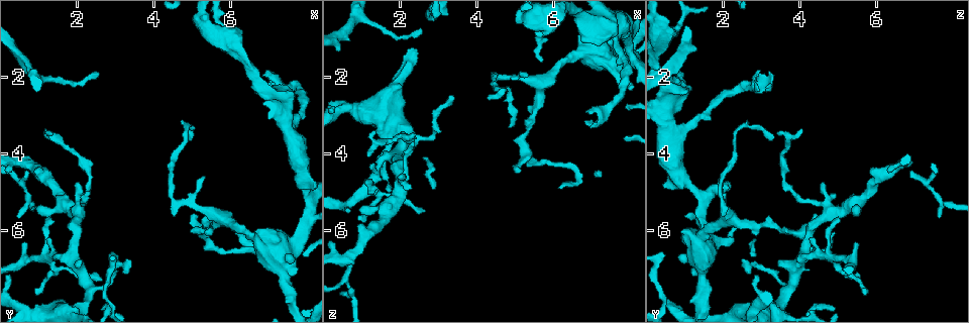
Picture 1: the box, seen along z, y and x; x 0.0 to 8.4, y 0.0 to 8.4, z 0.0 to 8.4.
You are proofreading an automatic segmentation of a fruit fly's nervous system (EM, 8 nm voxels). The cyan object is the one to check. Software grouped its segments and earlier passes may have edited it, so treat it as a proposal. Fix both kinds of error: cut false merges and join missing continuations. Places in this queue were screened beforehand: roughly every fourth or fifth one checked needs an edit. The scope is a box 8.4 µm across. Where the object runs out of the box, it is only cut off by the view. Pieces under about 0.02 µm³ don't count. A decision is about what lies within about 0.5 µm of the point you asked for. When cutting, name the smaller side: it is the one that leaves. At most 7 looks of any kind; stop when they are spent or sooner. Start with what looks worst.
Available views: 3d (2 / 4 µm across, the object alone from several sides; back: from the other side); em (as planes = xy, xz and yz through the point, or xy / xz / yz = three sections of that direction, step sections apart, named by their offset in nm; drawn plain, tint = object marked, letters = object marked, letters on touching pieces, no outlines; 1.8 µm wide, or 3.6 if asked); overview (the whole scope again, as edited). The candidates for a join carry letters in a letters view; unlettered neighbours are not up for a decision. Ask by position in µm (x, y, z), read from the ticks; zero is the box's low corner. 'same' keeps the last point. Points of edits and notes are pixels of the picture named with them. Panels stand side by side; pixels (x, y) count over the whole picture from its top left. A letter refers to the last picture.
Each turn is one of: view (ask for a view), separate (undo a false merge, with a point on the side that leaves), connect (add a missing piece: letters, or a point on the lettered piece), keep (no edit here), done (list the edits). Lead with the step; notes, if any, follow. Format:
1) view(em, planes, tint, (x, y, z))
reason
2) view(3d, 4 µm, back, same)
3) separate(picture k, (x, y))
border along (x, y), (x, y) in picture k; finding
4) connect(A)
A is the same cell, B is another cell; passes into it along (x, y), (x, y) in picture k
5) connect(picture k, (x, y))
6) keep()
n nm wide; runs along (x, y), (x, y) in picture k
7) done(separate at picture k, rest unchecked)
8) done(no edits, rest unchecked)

view(em, planes, tint, (6.90, 2.20, 2.90))

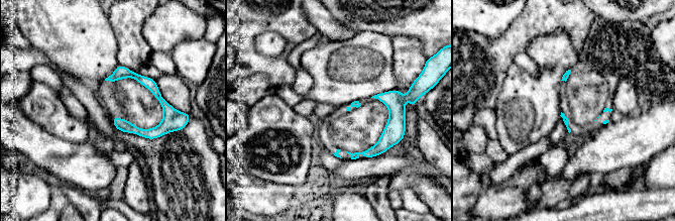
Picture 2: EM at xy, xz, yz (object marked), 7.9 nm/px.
view(em, planes, letters, same)

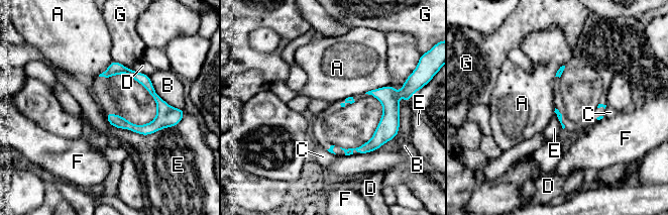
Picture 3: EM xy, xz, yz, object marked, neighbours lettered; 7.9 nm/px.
keep()
E touches over 360 nm; A, B, C, D, E, F and G are other cells; border along (175, 125), (149, 134), (130, 131) in picture 3; none of them fits

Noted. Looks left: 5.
view(3d, 4 µm, (3.50, 6.90, 2.50))
thin end

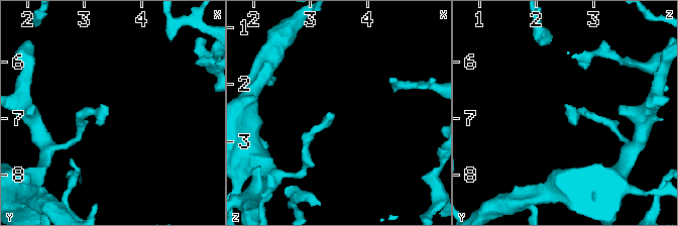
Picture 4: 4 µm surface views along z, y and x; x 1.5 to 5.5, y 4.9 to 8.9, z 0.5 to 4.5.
view(em, xz, step 4, letters, (3.45, 6.90, 2.55))
now the EM

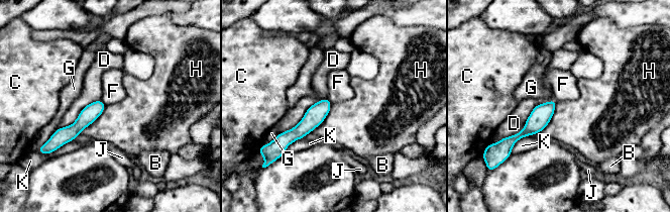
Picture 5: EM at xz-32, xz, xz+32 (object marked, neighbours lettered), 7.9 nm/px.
keep()
D touches over 500 nm; B, C, D, F, G, H, J and K are other cells; border along (106, 105), (104, 110), (80, 133) in picture 5; no lettered piece goes on from it

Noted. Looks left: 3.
view(em, planes, letters, (1.15, 3.40, 4.05))
branch stops here

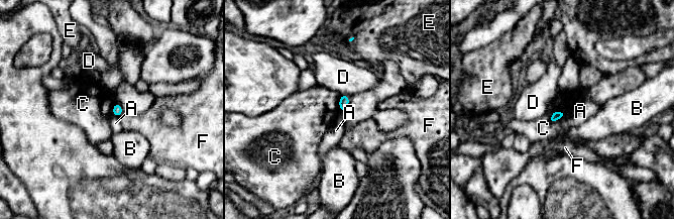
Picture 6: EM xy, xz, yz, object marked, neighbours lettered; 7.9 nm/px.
keep()
A, B, C, D, E and F are other cells; border along (563, 113), (555, 112), (550, 119) in picture 6; no lettered piece goes on from it

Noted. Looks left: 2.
done(no edits, rest unchecked)

